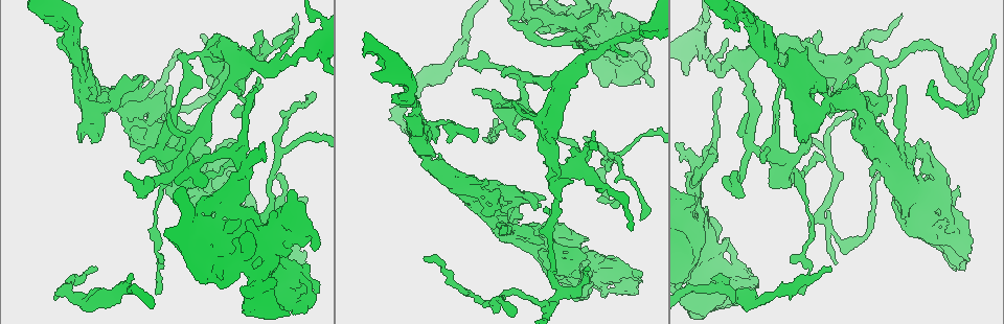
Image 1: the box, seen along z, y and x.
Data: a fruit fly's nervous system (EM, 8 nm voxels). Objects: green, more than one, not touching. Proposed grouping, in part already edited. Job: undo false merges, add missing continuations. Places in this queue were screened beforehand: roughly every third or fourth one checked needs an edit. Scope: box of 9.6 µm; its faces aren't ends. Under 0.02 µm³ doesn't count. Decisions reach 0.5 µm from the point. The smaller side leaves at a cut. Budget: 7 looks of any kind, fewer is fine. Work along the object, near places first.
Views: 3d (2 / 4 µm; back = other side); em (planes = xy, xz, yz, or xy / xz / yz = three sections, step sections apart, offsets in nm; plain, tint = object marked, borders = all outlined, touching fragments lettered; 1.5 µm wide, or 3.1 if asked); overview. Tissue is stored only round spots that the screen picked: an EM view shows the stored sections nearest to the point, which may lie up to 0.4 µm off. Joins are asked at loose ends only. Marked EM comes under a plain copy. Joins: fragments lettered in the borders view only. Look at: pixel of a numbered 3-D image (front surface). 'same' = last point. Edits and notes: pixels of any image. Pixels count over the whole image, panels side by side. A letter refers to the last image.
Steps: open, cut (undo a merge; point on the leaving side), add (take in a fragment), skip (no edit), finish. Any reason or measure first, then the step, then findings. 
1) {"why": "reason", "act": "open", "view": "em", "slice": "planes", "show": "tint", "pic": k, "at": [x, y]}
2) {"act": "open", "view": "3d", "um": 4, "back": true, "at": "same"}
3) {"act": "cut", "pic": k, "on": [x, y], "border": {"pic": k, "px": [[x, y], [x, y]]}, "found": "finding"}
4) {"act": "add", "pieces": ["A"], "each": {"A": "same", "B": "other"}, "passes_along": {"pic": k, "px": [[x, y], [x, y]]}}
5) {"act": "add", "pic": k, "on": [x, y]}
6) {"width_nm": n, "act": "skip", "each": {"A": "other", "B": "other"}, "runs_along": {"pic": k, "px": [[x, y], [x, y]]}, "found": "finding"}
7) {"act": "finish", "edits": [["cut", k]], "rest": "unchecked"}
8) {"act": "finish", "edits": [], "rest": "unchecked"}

{"why": "tapers out", "act": "open", "view": "em", "slice": "xy", "step": 8, "show": "borders", "pic": 1, "at": [612, 206]}

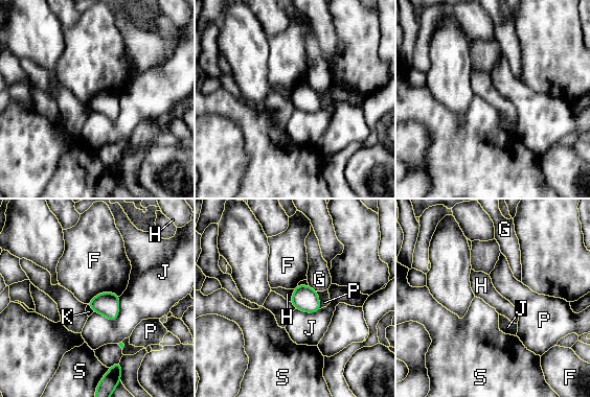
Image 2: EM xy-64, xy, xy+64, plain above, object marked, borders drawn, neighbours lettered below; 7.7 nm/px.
{"why": "cut it another way", "act": "open", "view": "em", "slice": "xz", "step": 4, "show": "borders", "at": "same"}

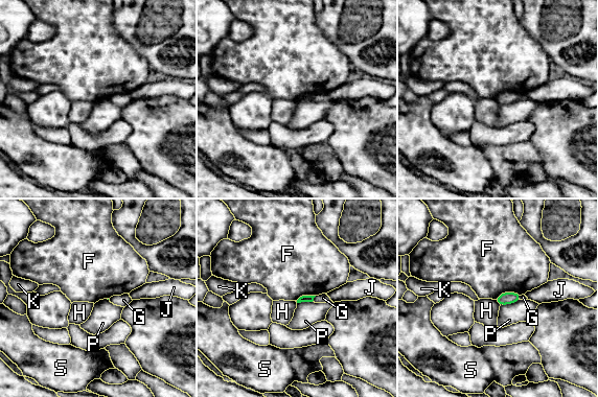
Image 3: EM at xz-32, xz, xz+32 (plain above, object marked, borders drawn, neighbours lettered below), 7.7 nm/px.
{"act": "skip", "each": {"F": "other", "G": "other", "H": "other", "J": "other", "K": "other", "P": "other", "S": "other"}, "border": {"pic": 3, "px": [[495, 300], [500, 305]]}, "found": "none of them fits"}

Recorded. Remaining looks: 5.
{"act": "open", "view": "3d", "um": 2, "pic": 1, "at": [588, 266]}

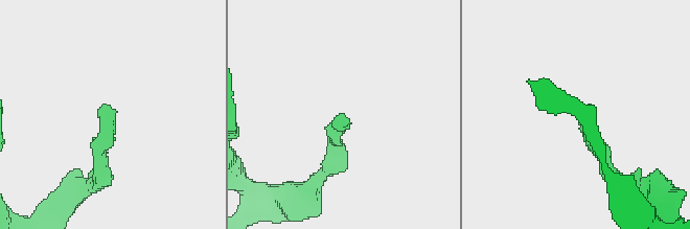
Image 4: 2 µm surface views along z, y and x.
{"act": "open", "view": "em", "slice": "planes", "show": "borders", "pic": 4, "at": [348, 119]}

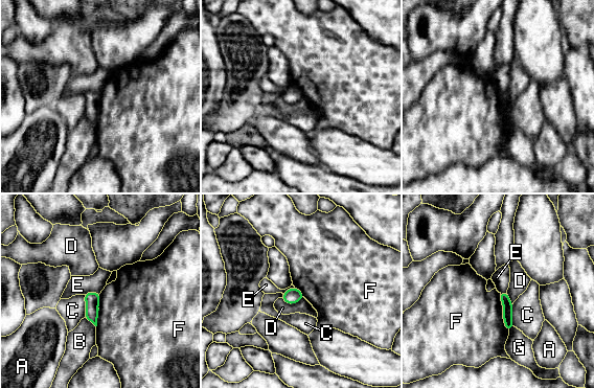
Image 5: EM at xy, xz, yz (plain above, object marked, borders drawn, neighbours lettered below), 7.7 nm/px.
{"act": "skip", "each": {"A": "other", "B": "other", "C": "other", "D": "other", "E": "other", "F": "other", "G": "other"}, "runs_along": {"pic": 5, "px": [[502, 295], [507, 304], [508, 326]]}, "found": "none of them fits"}

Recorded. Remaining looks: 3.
{"why": "sharp bend", "act": "open", "view": "3d", "um": 2, "pic": 1, "at": [242, 100]}

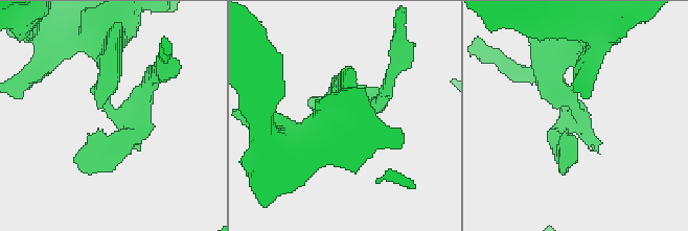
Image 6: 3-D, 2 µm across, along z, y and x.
{"why": "now the EM", "act": "open", "view": "em", "slice": "planes", "show": "tint", "pic": 6, "at": [119, 123]}

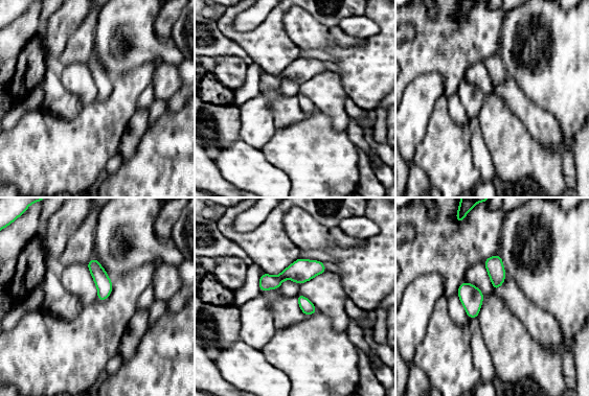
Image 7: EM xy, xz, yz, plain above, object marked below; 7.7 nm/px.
{"why": "see the neighbours", "act": "open", "view": "em", "slice": "planes", "show": "borders", "at": "same"}

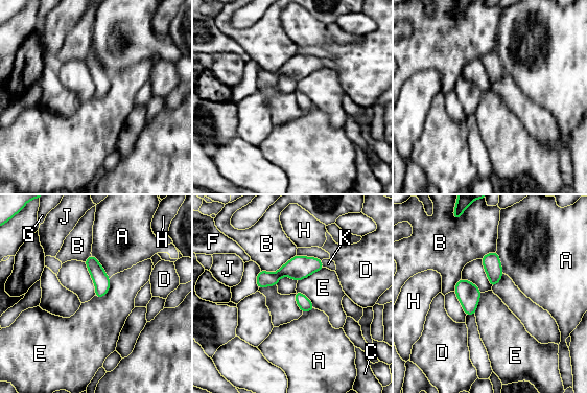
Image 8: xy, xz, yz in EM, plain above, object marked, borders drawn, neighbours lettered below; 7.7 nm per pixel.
{"act": "skip", "each": {"A": "other", "B": "other", "C": "other", "D": "other", "E": "other", "F": "other", "G": "other", "H": "other", "J": "other", "K": "other"}, "border": {"pic": 8, "px": [[91, 253], [109, 278]]}, "found": "one cell here"}

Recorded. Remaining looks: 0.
{"act": "finish", "edits": [], "rest": "unchecked"}

